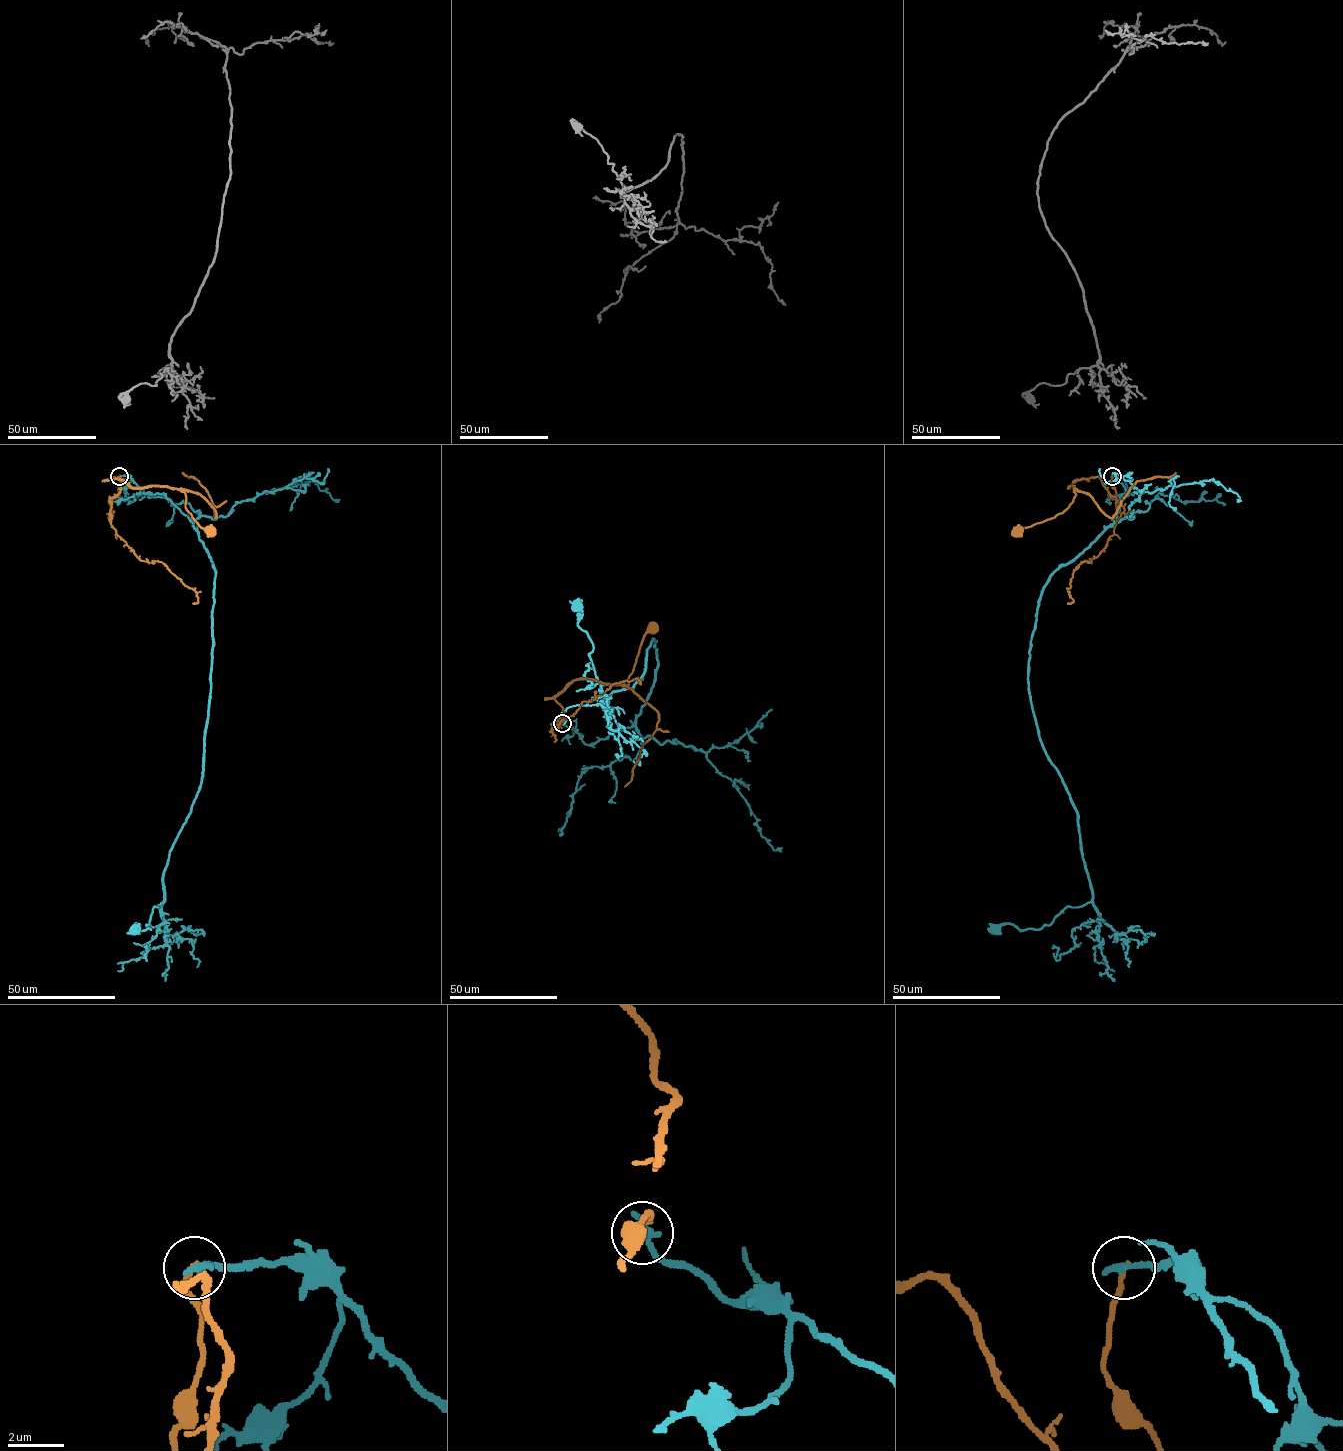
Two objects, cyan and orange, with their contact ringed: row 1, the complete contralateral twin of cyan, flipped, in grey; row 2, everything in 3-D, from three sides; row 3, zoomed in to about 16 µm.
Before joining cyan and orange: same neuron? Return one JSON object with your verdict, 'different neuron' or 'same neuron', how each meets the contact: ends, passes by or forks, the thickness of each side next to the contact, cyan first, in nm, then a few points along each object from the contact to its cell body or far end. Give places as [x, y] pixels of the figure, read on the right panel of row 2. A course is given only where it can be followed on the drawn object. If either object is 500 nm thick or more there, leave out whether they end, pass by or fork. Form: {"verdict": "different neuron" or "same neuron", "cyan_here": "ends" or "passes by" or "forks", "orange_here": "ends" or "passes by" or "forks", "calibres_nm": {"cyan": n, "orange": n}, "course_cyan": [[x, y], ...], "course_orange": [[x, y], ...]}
{"verdict": "different neuron", "cyan_here": "ends", "orange_here": "ends", "calibres_nm": {"cyan": 300, "orange": 200}, "course_cyan": [[1112, 476], [1134, 492], [1047, 581], [1027, 673], [1040, 741], [1077, 814], [1092, 900], [1039, 929], [995, 929]], "course_orange": [[1113, 476], [1114, 495], [1098, 477], [1076, 480], [1068, 487], [1073, 487], [1075, 494], [1068, 507], [1018, 530]]}

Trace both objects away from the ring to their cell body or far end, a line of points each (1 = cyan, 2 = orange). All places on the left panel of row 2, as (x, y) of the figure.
1: (119, 476), (186, 515), (215, 572), (201, 785), (170, 852), (164, 902), (150, 929), (135, 929)
2: (119, 476), (115, 496), (122, 484), (120, 476), (114, 477), (131, 487), (179, 489), (194, 519), (210, 530)

